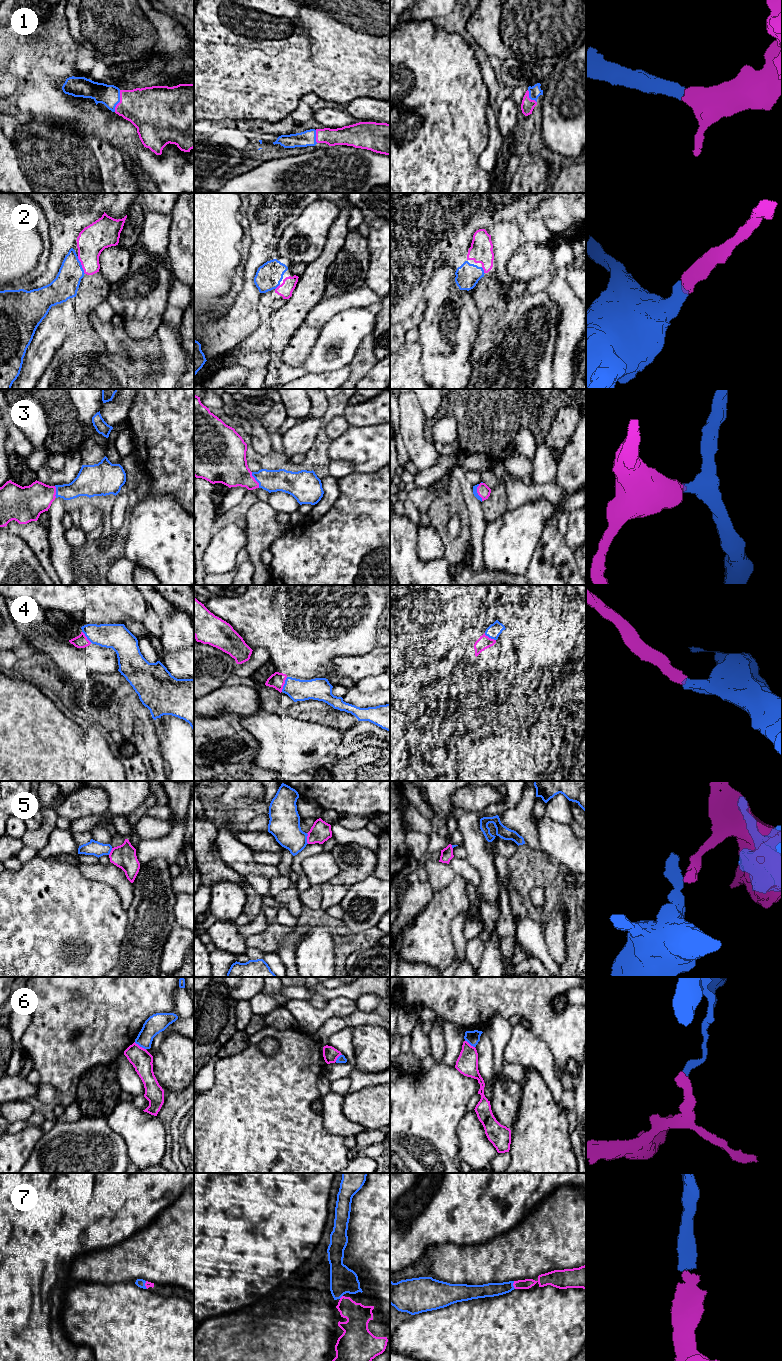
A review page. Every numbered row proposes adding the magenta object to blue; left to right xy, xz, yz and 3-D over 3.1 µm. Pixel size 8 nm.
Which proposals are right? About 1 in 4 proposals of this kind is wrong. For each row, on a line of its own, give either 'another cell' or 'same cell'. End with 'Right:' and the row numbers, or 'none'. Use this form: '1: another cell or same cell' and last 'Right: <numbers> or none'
1: same cell
2: same cell
3: same cell
4: same cell
5: another cell
6: another cell
7: same cell
Right: 1, 2, 3, 4, 7

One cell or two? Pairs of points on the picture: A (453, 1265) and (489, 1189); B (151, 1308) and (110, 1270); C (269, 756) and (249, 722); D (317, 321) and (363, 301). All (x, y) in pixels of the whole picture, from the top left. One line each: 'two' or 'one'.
A: two
B: two
C: one
D: one

